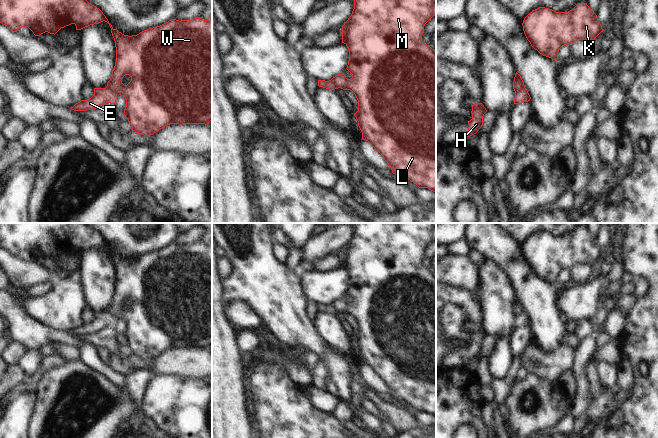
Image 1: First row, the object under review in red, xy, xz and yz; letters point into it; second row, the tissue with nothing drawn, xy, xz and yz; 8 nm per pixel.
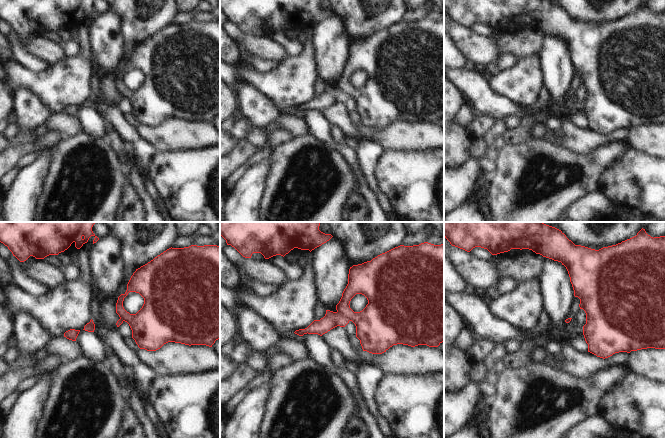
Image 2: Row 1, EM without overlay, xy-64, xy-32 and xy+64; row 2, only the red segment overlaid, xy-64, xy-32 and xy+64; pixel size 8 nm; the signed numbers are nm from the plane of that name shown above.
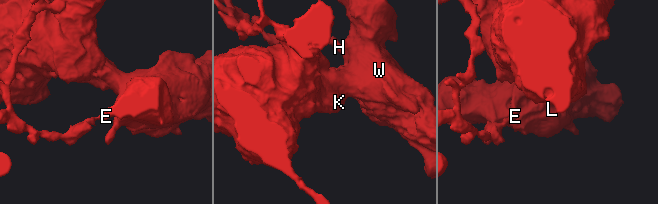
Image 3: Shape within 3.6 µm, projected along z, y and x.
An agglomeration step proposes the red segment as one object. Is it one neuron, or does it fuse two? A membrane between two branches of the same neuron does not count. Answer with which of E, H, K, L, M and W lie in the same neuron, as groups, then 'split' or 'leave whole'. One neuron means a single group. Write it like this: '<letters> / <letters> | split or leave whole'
E / H K L M W | split

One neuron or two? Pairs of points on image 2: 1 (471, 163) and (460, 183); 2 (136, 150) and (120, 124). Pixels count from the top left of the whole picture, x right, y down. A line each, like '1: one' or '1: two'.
1: one
2: one

